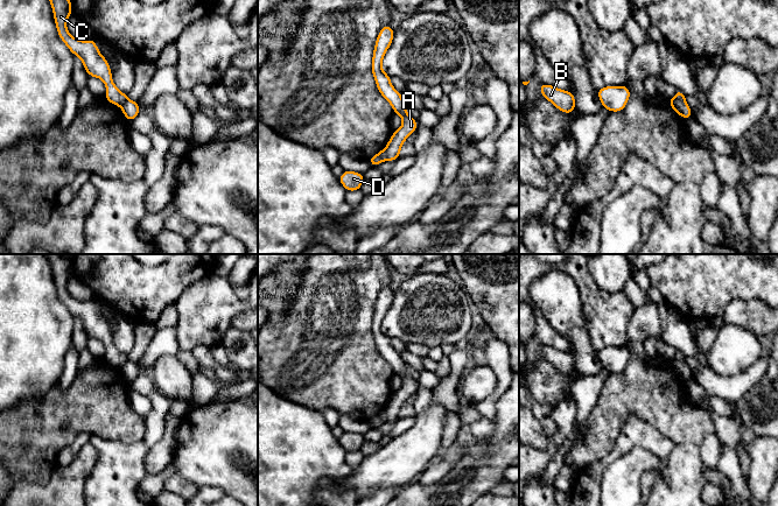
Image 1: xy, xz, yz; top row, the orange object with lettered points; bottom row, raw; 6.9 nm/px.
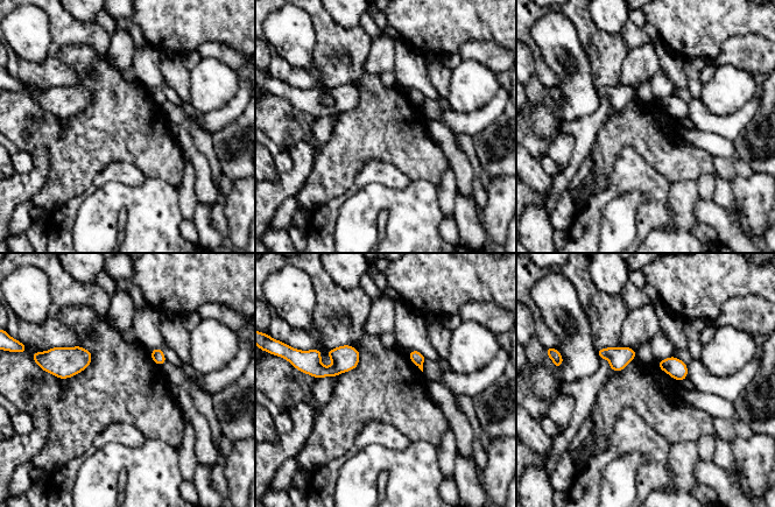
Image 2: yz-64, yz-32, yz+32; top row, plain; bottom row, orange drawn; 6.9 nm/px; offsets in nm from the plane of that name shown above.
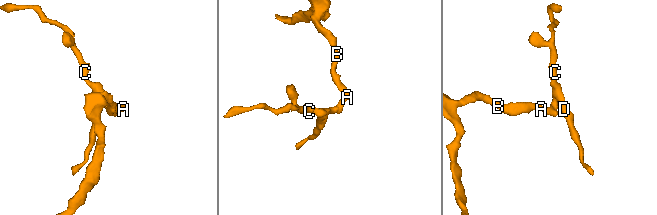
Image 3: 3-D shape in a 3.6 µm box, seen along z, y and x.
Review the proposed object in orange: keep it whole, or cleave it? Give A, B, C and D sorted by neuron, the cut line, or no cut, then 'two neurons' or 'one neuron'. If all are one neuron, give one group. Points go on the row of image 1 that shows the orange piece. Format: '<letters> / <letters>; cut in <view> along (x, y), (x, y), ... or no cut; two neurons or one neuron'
A B / C D; cut in yz along (674, 97), (685, 102); two neurons

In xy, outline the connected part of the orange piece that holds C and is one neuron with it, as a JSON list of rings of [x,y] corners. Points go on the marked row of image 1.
[[[49,0],[54,20],[61,40],[69,50],[82,59],[90,77],[100,78],[106,86],[104,96],[112,105],[121,106],[128,100],[127,93],[120,92],[112,79],[112,71],[107,59],[100,55],[94,40],[82,41],[75,38],[66,29],[66,21],[72,14],[71,0]]]

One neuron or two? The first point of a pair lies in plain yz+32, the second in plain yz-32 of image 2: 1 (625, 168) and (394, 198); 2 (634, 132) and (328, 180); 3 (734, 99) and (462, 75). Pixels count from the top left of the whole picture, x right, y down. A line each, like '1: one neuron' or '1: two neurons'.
1: two neurons
2: one neuron
3: one neuron

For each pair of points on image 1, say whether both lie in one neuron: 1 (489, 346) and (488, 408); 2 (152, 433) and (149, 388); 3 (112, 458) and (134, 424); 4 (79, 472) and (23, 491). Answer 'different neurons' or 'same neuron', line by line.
1: same neuron
2: same neuron
3: different neurons
4: same neuron

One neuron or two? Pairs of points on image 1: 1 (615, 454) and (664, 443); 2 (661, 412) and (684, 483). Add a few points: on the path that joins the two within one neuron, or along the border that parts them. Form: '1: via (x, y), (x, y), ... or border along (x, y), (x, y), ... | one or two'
1: via (626, 442), (652, 441) | one
2: border along (673, 443), (695, 443), (699, 447) | two

